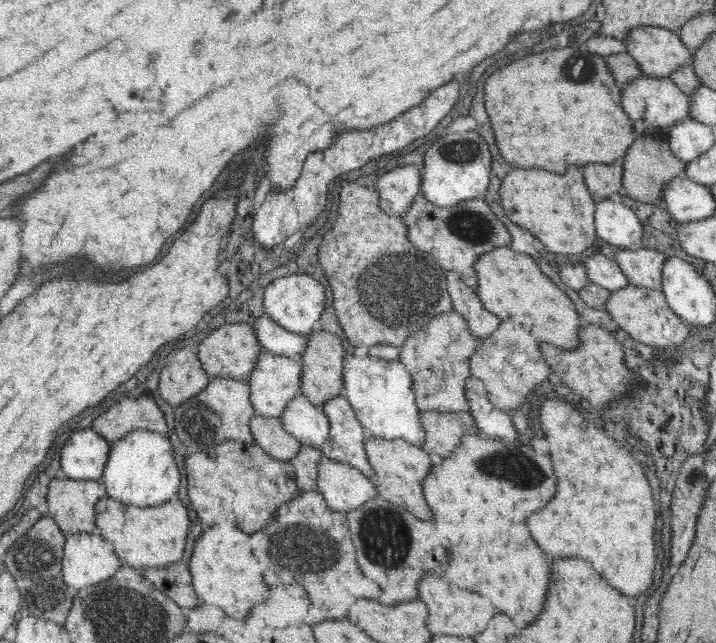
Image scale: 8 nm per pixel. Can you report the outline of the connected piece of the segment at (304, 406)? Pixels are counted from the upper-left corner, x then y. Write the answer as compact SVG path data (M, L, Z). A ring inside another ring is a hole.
M302 394L289 401L280 418L286 432L303 445L320 449L329 439L330 424L323 408L314 406Z

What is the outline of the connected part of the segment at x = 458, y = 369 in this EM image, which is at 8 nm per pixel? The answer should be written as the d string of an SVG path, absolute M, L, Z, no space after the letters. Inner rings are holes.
M456 310L434 317L426 328L420 328L406 338L399 348L398 360L412 375L414 394L421 411L470 412L466 397L466 380L471 377L468 362L478 342L479 339L468 328L466 319Z

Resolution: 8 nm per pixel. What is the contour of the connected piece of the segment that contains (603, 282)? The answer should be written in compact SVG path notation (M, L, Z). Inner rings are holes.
M597 253L589 256L583 263L590 282L609 291L620 290L631 284L628 277L622 273L616 258Z

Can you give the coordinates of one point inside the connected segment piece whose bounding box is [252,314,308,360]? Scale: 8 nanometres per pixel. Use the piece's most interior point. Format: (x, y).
(273, 338)

